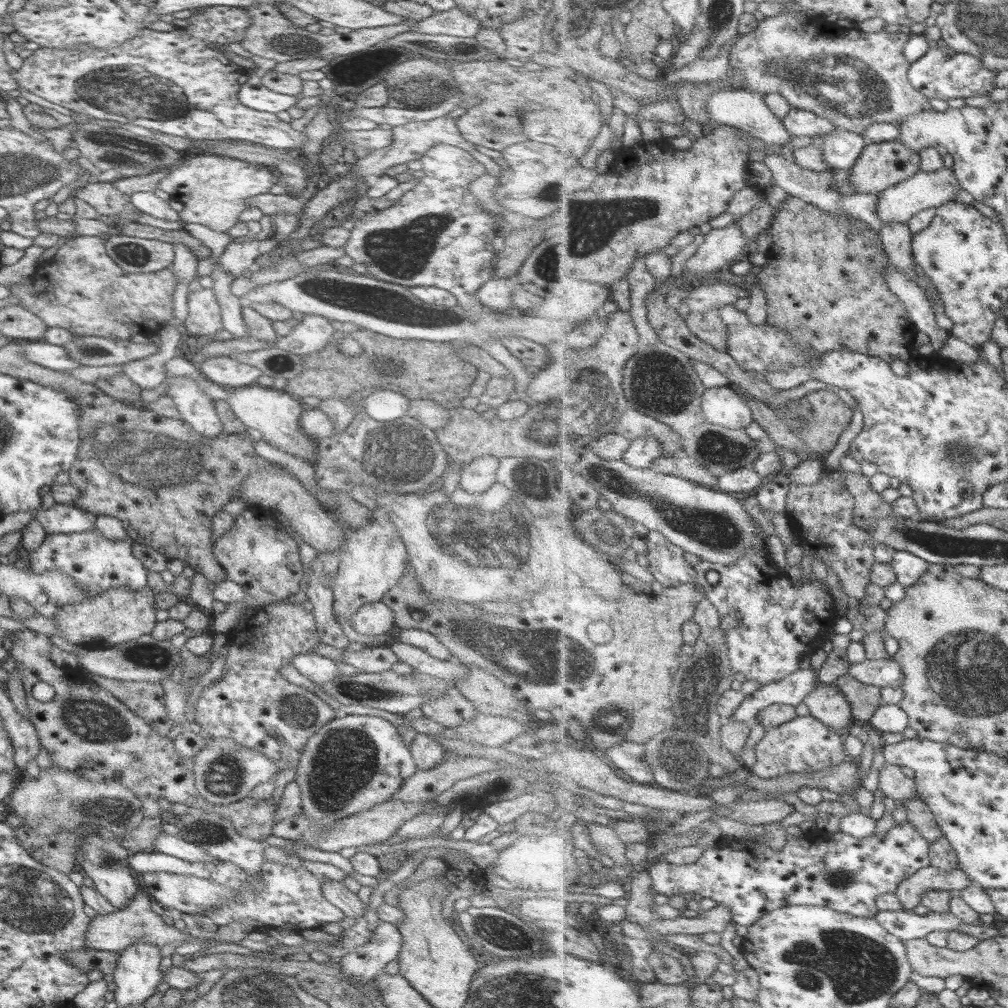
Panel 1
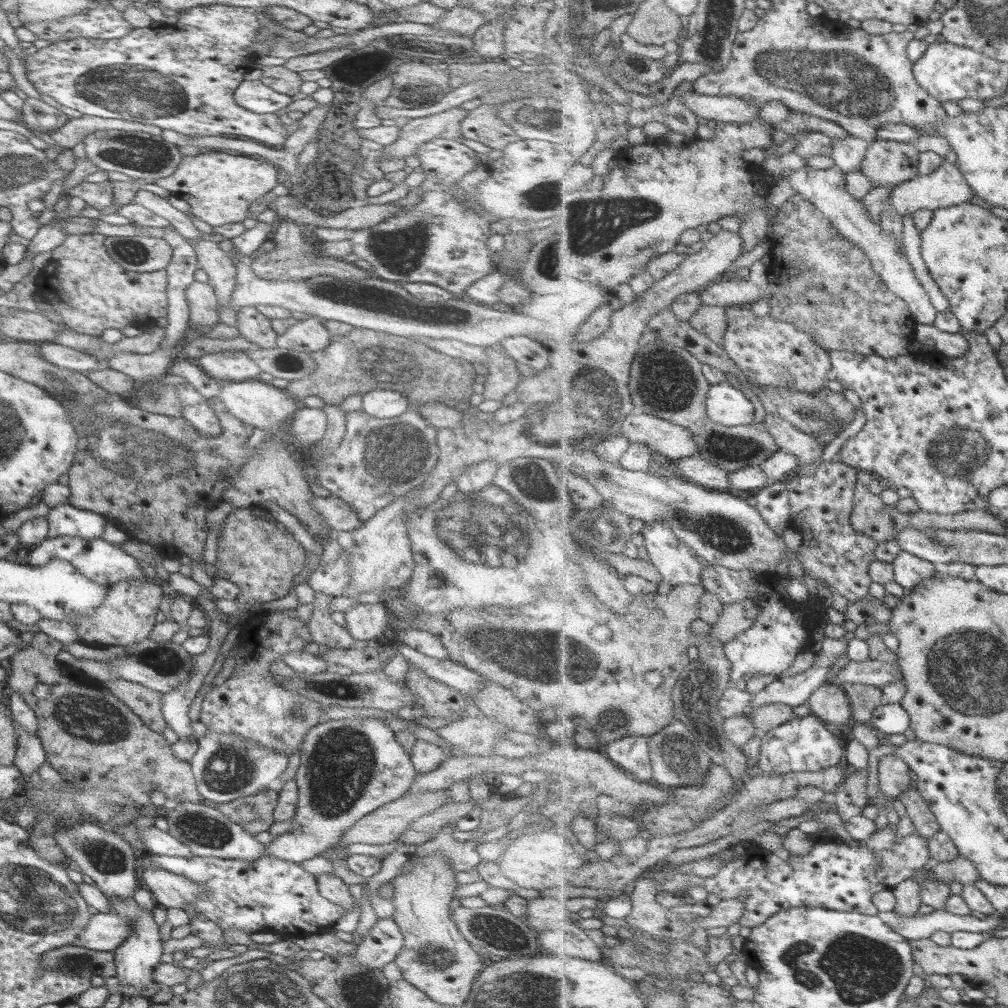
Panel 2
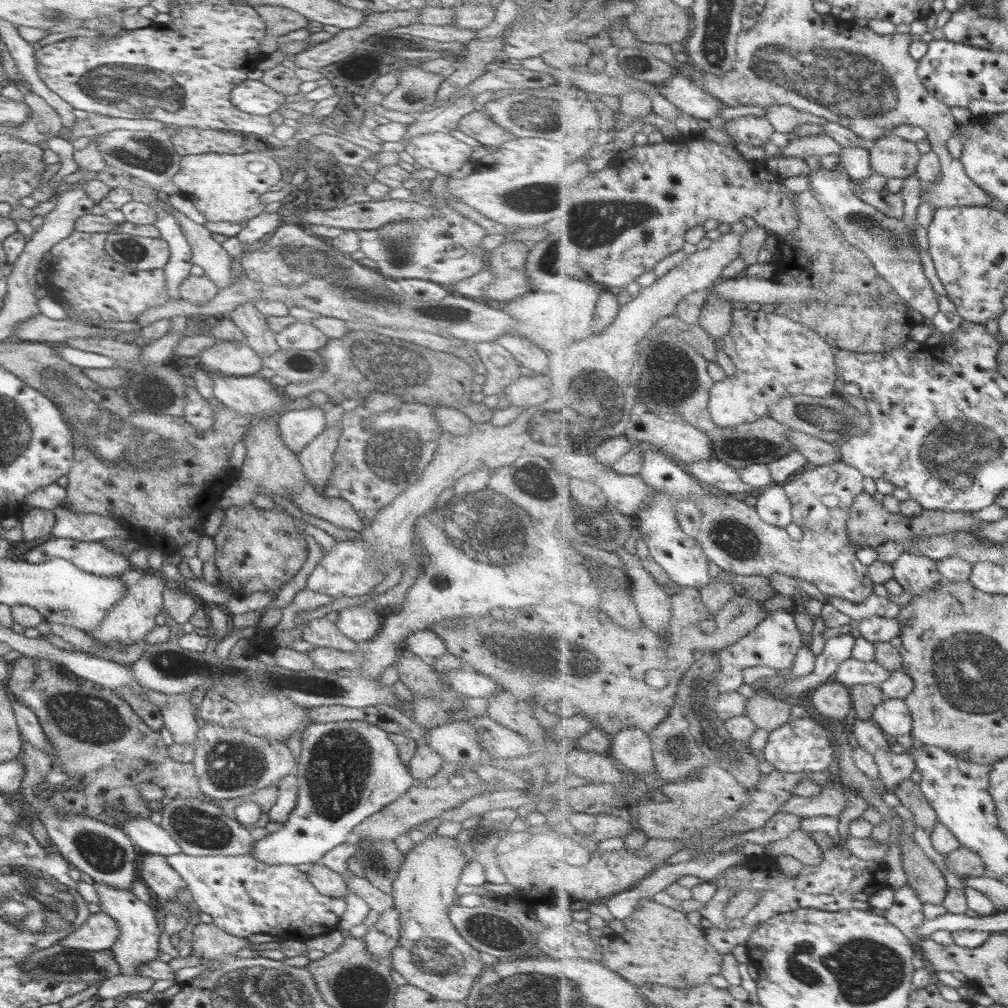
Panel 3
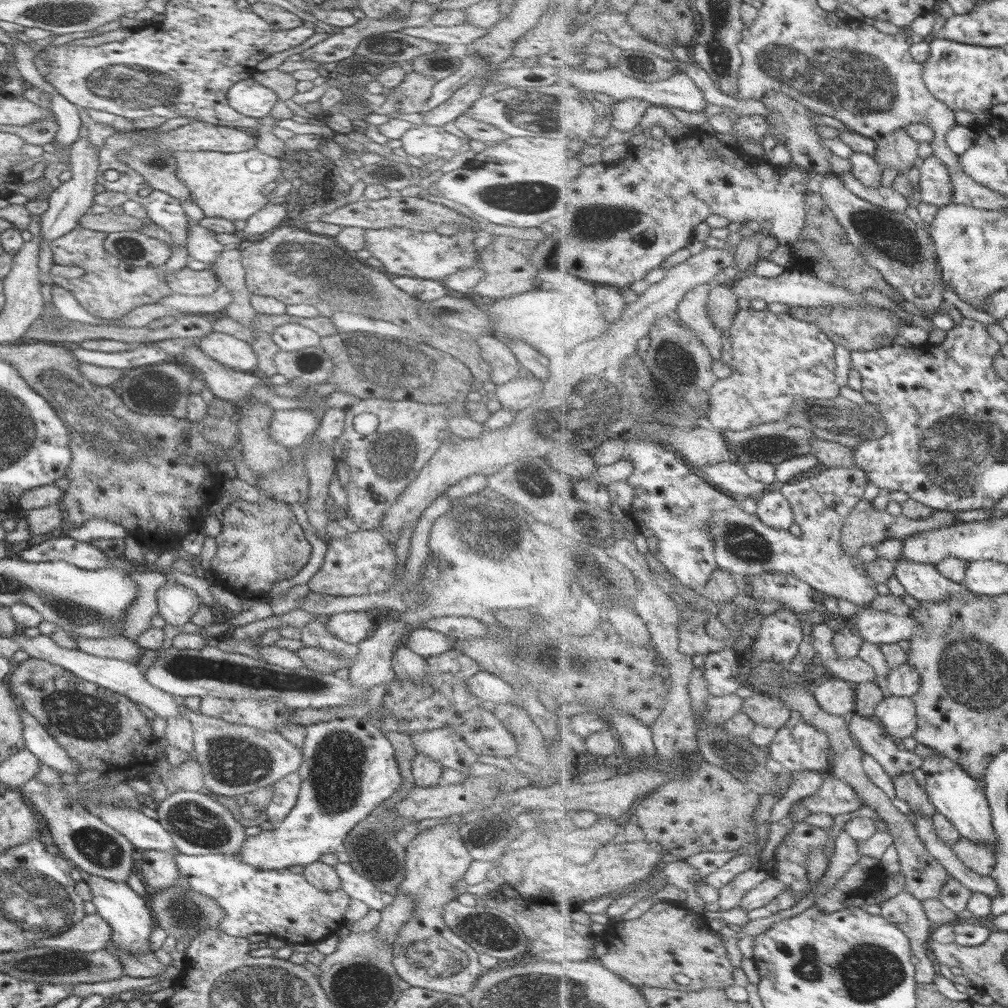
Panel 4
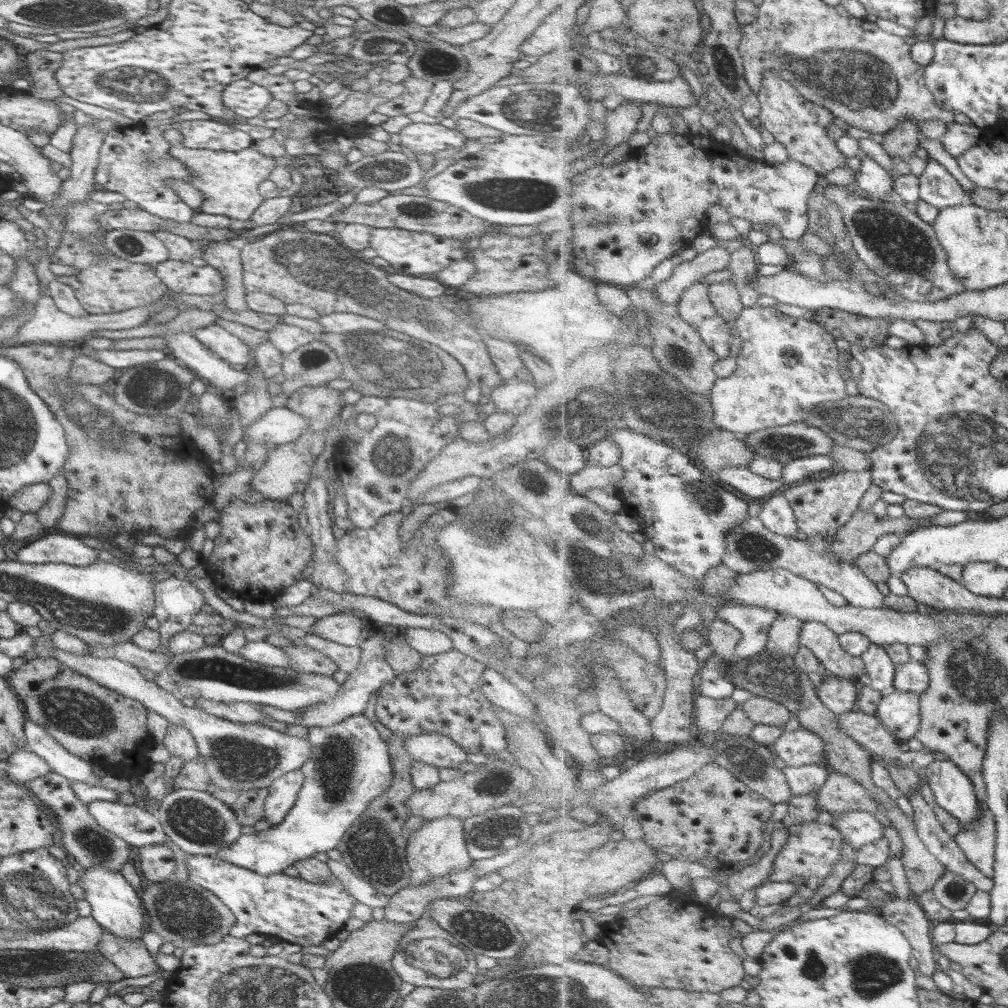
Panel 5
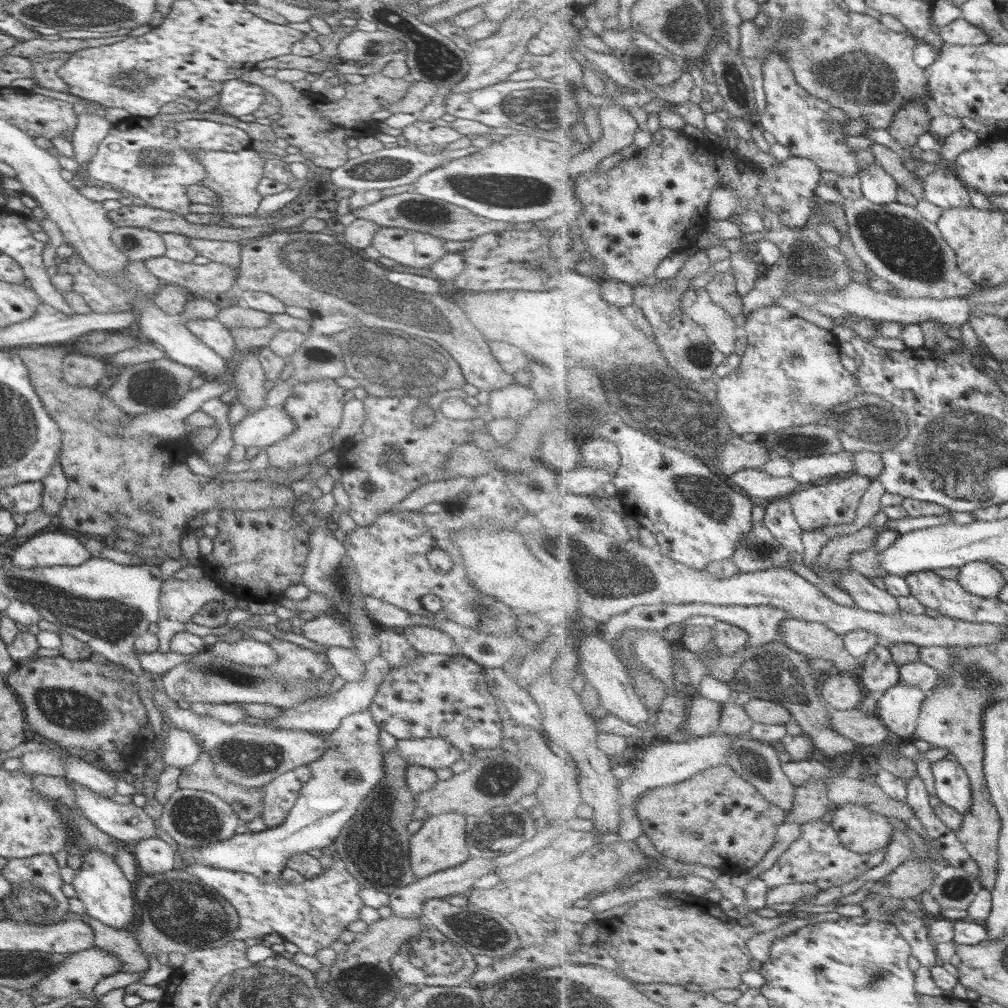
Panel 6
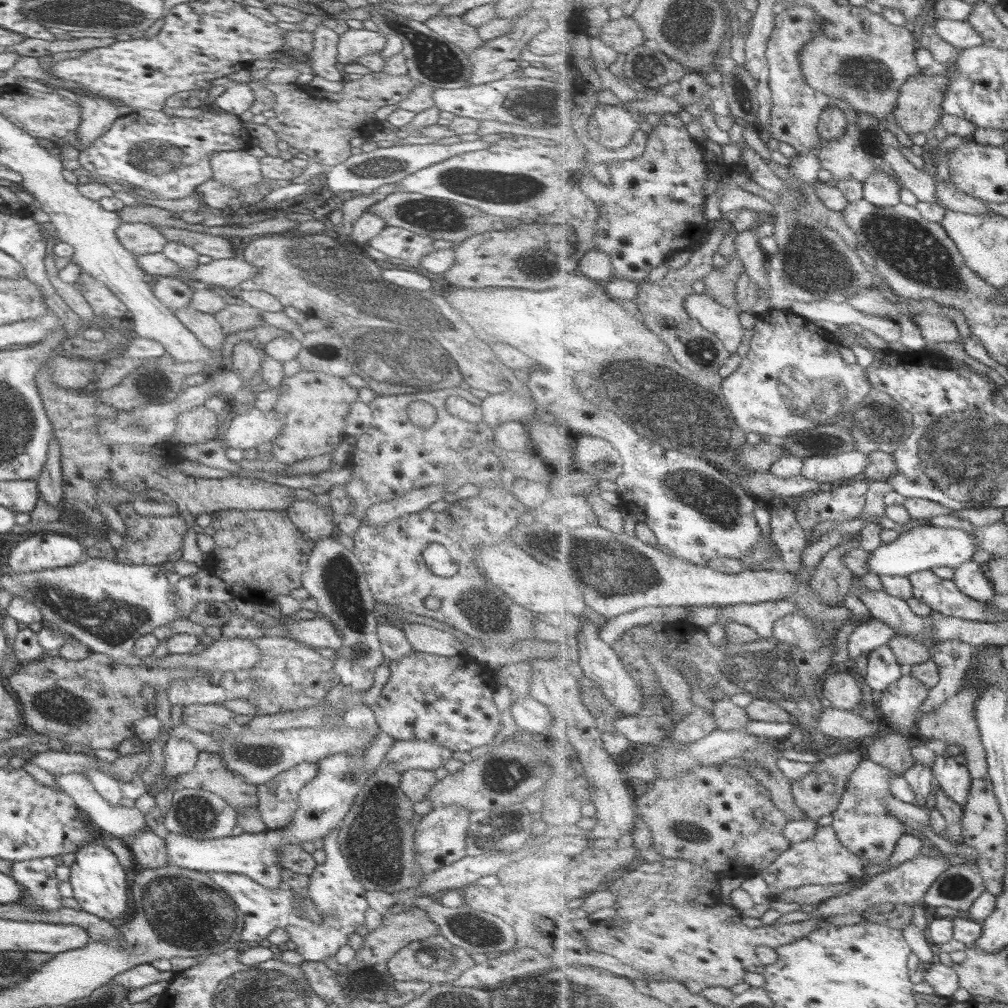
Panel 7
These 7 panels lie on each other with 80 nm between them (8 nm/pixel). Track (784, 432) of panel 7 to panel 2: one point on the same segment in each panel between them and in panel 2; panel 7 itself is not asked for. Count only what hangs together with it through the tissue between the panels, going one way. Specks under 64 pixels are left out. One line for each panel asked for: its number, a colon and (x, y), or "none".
2: (769, 351)
3: (774, 356)
4: (778, 360)
5: (786, 367)
6: (791, 374)

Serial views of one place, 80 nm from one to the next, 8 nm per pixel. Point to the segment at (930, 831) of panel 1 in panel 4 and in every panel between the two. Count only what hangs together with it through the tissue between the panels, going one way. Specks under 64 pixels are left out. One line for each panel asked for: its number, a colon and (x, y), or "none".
2: (918, 810)
3: (910, 794)
4: (906, 786)

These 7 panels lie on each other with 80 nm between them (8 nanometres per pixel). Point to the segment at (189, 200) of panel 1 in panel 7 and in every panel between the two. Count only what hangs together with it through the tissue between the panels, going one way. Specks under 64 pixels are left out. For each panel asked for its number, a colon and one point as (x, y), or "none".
2: (218, 187)
3: (223, 188)
4: (228, 186)
5: (228, 181)
6: (233, 176)
7: (239, 170)

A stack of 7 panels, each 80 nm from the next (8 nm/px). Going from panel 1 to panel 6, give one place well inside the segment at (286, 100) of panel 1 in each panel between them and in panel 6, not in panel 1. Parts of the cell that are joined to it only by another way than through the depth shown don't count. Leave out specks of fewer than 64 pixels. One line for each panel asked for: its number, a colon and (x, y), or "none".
2: (251, 95)
3: (251, 97)
4: (246, 97)
5: (244, 99)
6: (237, 98)

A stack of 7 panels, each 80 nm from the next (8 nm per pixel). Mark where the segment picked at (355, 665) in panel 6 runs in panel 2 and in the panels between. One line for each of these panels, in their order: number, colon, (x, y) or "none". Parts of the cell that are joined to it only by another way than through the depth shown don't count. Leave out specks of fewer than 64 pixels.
2: (323, 630)
3: (319, 632)
4: (313, 634)
5: (346, 658)

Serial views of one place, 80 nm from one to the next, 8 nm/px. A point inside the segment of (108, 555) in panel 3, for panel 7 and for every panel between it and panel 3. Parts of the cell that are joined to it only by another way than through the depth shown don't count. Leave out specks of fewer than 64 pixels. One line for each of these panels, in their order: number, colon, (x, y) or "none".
4: (82, 555)
5: (61, 548)
6: (50, 549)
7: (50, 551)

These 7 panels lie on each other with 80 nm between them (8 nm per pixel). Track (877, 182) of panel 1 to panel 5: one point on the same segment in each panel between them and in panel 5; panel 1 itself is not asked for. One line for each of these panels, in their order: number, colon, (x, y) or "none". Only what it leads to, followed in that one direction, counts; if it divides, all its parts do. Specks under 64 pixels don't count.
2: (887, 162)
3: (891, 157)
4: (898, 150)
5: (903, 141)

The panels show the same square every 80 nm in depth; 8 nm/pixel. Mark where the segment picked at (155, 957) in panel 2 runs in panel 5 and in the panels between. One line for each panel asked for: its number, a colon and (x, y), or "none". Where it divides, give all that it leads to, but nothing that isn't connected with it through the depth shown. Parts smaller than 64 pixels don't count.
3: (136, 942)
4: (126, 913)
5: (114, 904)

